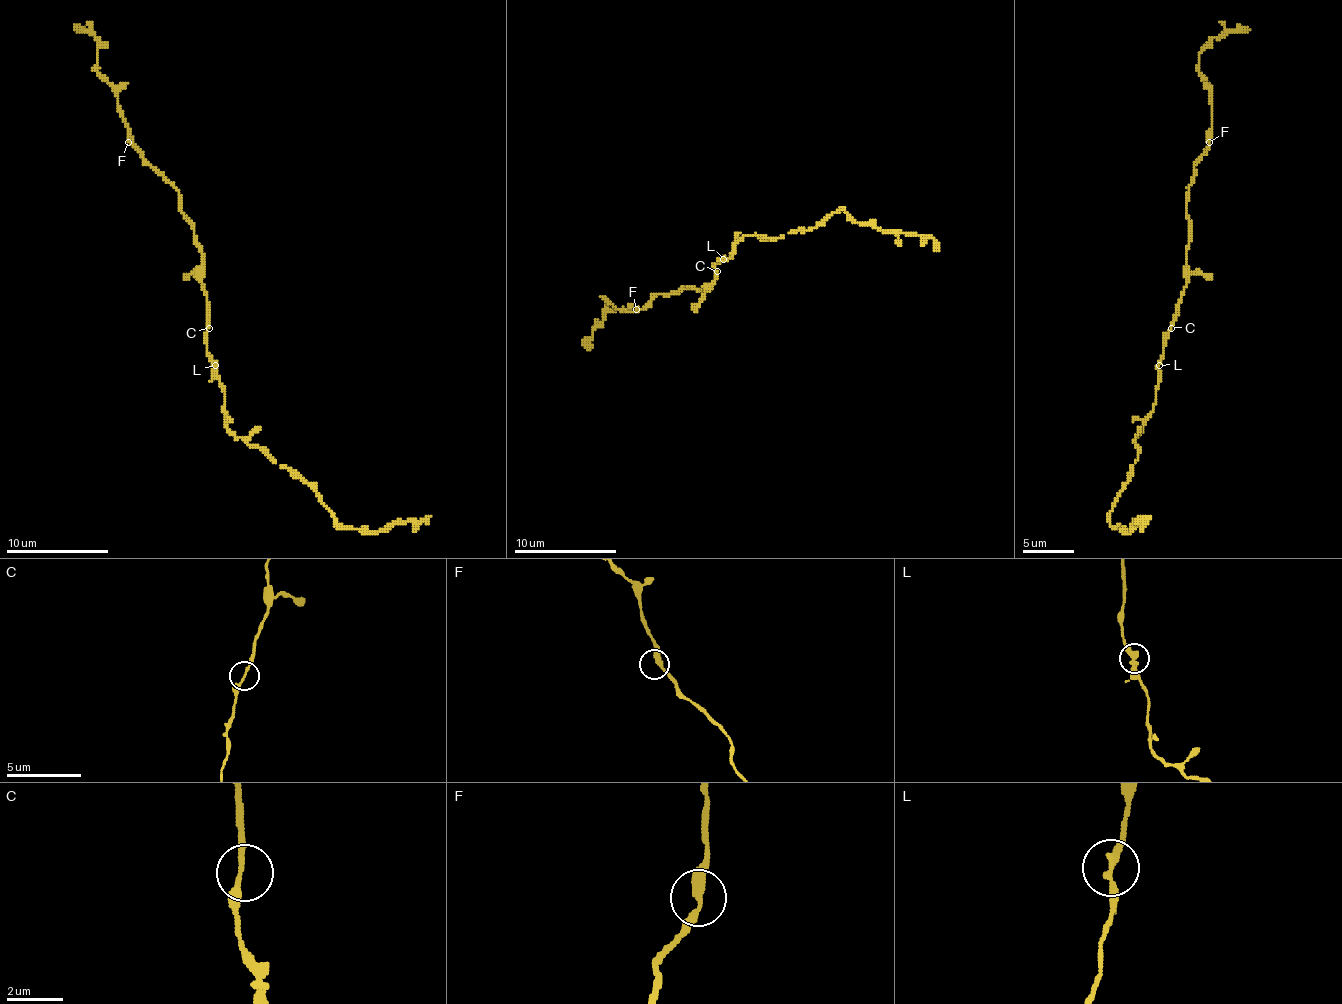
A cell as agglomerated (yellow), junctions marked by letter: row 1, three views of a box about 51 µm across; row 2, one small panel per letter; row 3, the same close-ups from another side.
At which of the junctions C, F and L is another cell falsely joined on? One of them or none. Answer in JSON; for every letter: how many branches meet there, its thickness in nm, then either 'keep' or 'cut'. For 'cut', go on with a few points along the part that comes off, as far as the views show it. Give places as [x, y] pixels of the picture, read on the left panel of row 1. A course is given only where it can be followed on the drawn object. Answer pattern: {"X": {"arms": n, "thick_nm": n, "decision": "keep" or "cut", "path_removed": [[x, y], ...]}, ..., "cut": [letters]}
{"C": {"arms": 2, "thick_nm": 160, "decision": "keep"}, "F": {"arms": 2, "thick_nm": 280, "decision": "keep"}, "L": {"arms": 2, "thick_nm": 280, "decision": "keep"}, "cut": []}

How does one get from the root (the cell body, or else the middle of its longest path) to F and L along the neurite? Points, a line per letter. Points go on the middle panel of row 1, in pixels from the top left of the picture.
F: (715, 271), (715, 281), (707, 289), (687, 286), (669, 294), (656, 294), (641, 309), (636, 309)
L: (715, 271), (715, 263), (722, 258)

